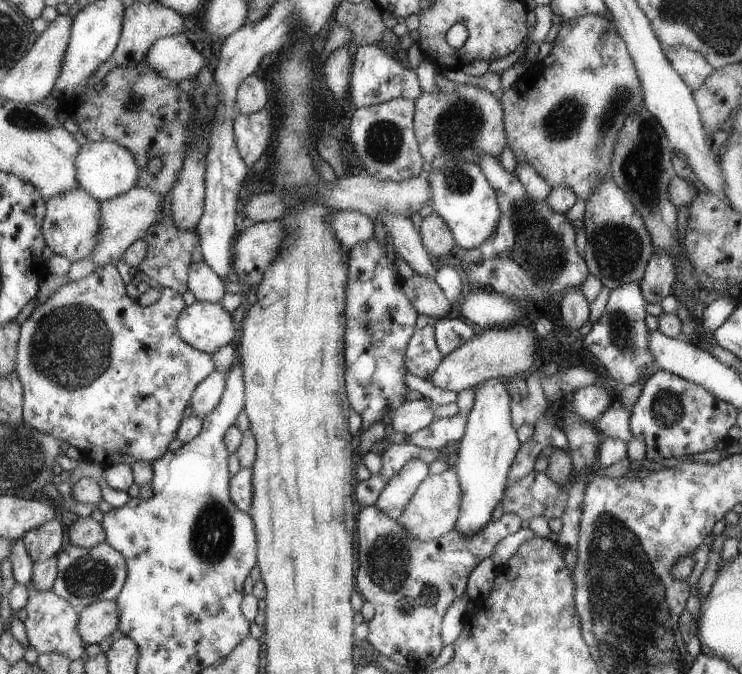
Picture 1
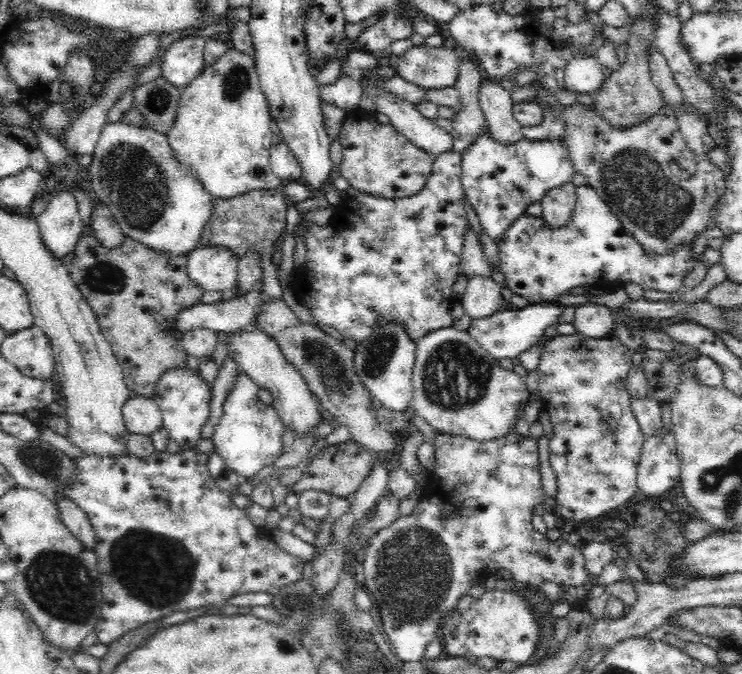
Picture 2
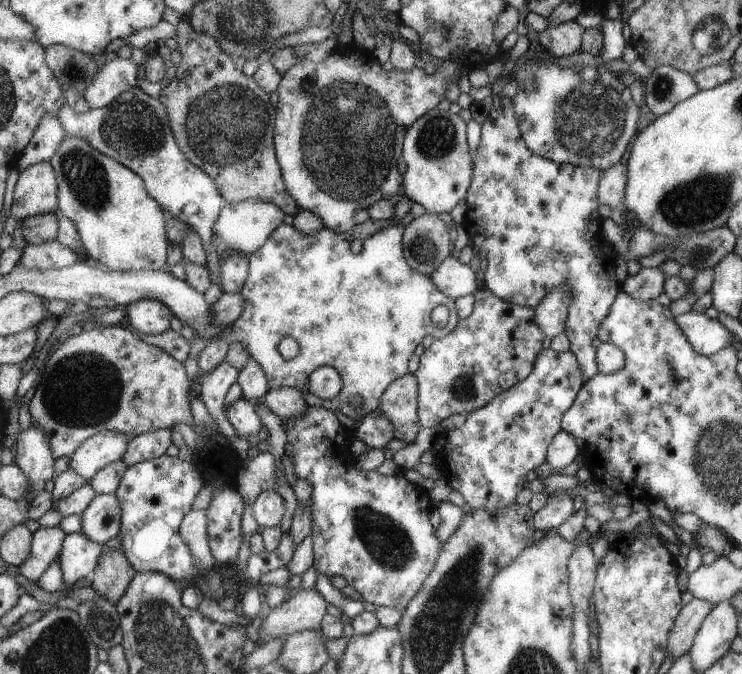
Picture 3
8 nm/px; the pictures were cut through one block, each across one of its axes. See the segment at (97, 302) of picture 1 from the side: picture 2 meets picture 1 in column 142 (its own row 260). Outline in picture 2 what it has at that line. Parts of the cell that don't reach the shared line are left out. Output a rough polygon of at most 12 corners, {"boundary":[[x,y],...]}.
{"boundary":[[461,152],[406,198],[344,195],[291,284],[352,349],[452,328]]}

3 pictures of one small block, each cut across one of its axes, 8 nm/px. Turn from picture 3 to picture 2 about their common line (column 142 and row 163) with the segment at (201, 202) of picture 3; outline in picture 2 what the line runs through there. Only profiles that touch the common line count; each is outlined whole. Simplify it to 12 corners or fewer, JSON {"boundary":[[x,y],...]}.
{"boundary":[[101,130],[92,184],[125,237],[189,254],[213,197],[166,135]]}

